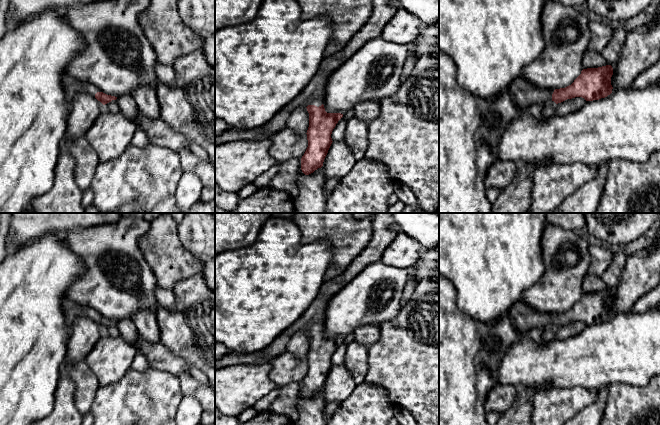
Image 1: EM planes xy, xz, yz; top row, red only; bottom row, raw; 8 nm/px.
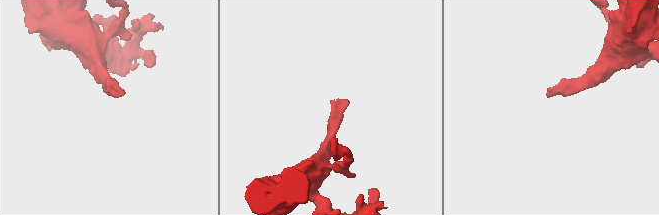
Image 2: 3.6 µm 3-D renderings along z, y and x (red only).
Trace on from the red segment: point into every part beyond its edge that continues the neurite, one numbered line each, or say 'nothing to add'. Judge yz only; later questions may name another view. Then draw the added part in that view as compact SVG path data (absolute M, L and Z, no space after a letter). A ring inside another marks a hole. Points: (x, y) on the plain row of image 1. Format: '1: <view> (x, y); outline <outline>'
1: yz (524, 318); outline M522 301L513 305L508 318L518 331L526 333L534 328L552 325L553 316L553 313L538 312Z

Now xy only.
1: xy (72, 310); outline M66 298L62 302L63 310L65 313L66 322L71 325L76 318L85 317L95 321L97 316L102 316L96 310L87 306L75 303L74 301Z

